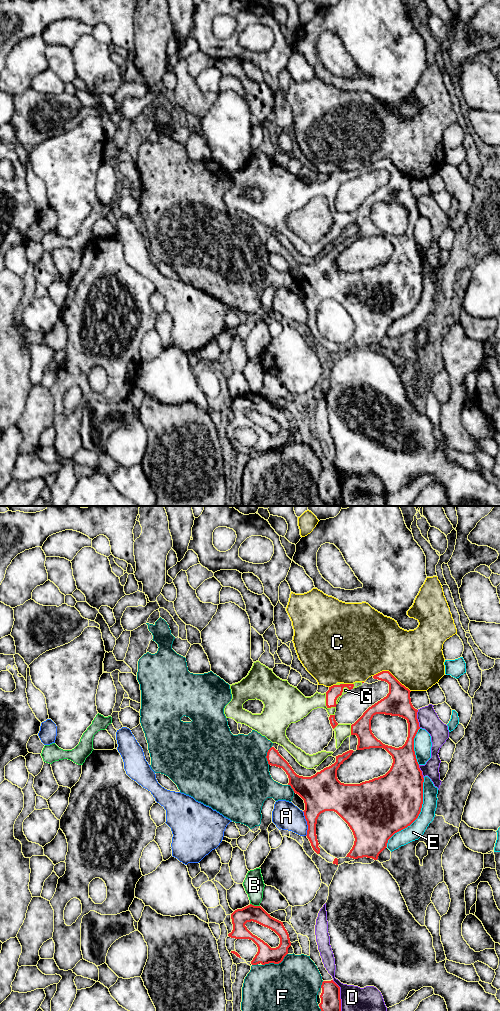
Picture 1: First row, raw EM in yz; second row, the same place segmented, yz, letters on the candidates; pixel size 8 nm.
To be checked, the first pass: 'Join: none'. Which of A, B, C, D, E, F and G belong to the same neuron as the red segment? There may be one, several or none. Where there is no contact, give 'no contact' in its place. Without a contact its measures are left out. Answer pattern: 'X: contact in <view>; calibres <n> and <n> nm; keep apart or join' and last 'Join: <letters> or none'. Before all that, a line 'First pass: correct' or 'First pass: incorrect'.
First pass: incorrect
A: contact in yz; calibres 260 and 220 nm; keep apart
B: contact in yz; calibres 140 and 160 nm; keep apart
C: contact in yz; calibres 200 and 460 nm; keep apart
D: contact in yz; calibres 160 and 200 nm; keep apart
E: contact in yz; calibres 460 and 130 nm; keep apart
F: contact in yz; calibres 140 and 420 nm; keep apart
G: contact in yz; calibres 100 and 50 nm; join
Join: G

